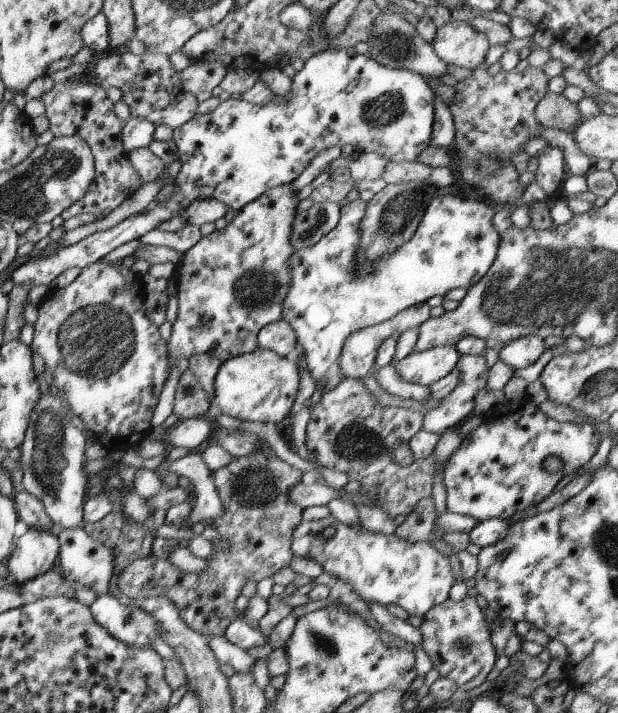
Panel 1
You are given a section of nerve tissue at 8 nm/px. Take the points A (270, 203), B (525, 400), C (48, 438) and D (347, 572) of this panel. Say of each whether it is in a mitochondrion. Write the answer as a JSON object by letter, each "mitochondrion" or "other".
{"A":"other","B":"other","C":"mitochondrion","D":"mitochondrion"}

